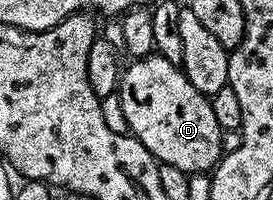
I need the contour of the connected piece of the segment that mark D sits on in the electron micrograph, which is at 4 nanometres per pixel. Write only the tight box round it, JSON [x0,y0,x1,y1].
[118,53,222,172]

